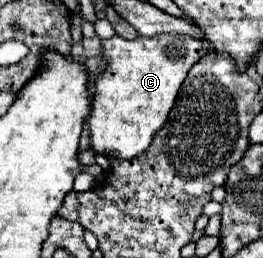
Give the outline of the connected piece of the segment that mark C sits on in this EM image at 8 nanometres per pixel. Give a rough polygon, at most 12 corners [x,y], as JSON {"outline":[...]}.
{"outline":[[103,40],[91,150],[145,152],[209,44]]}

